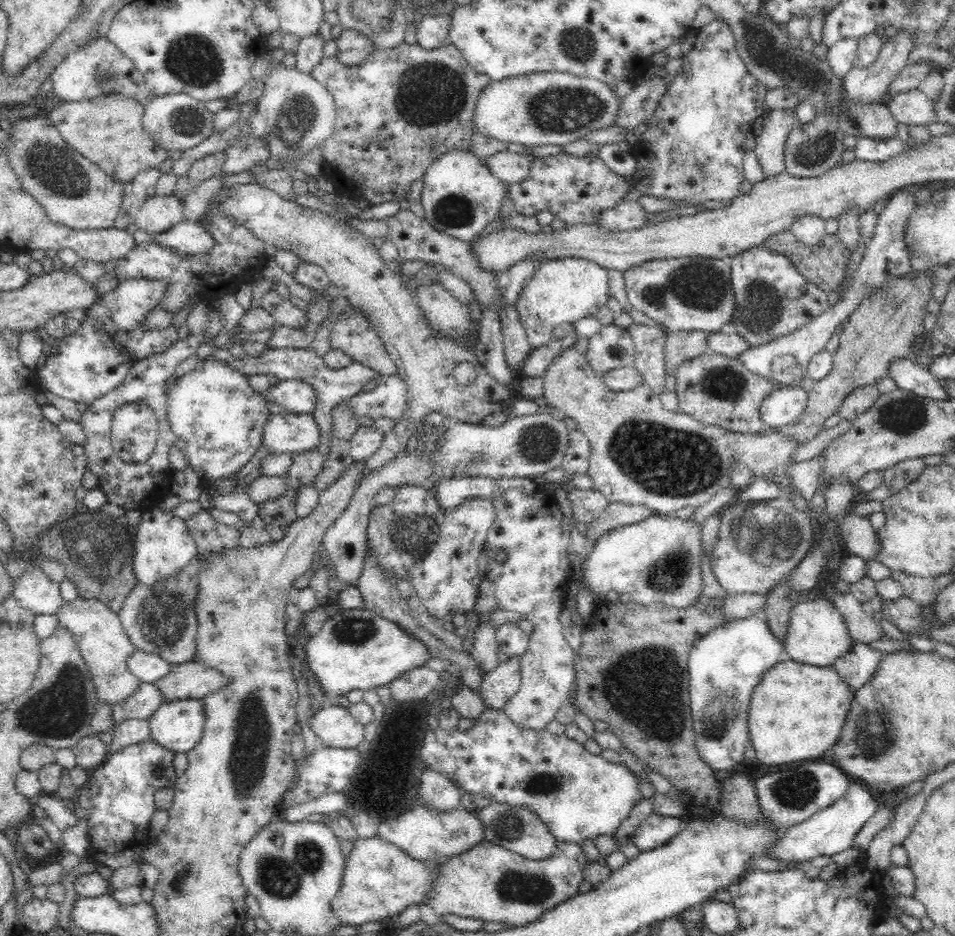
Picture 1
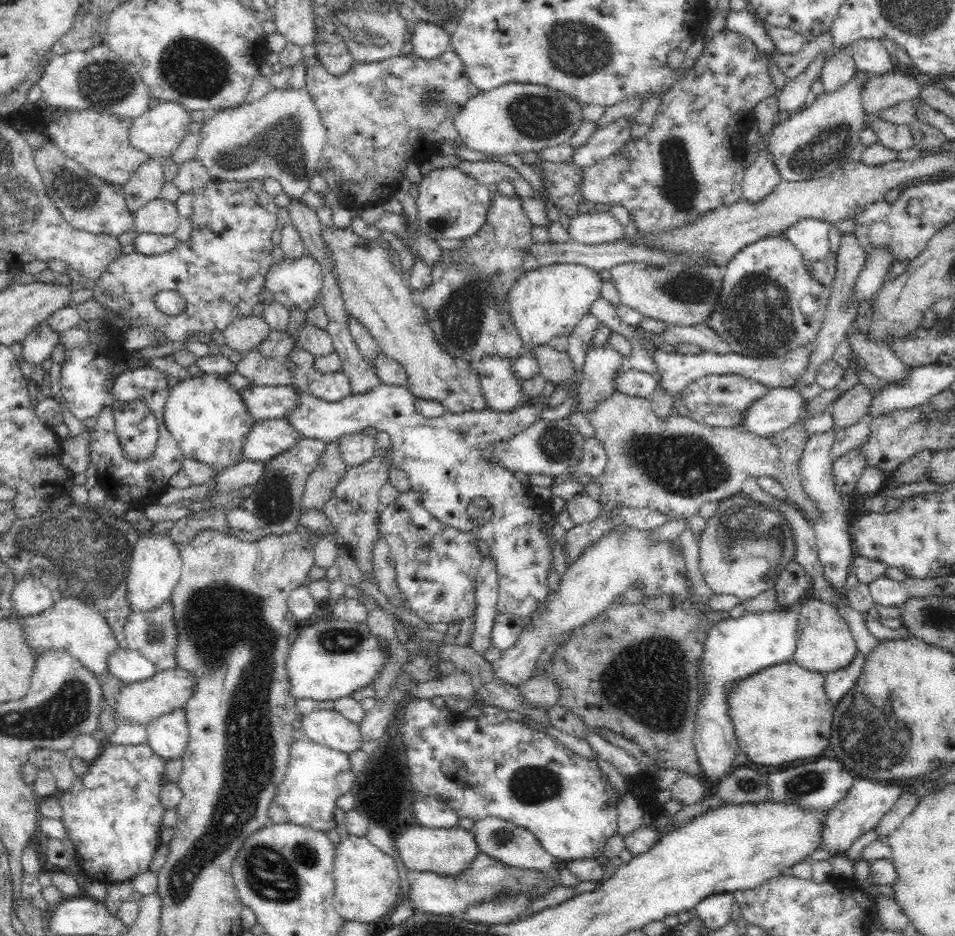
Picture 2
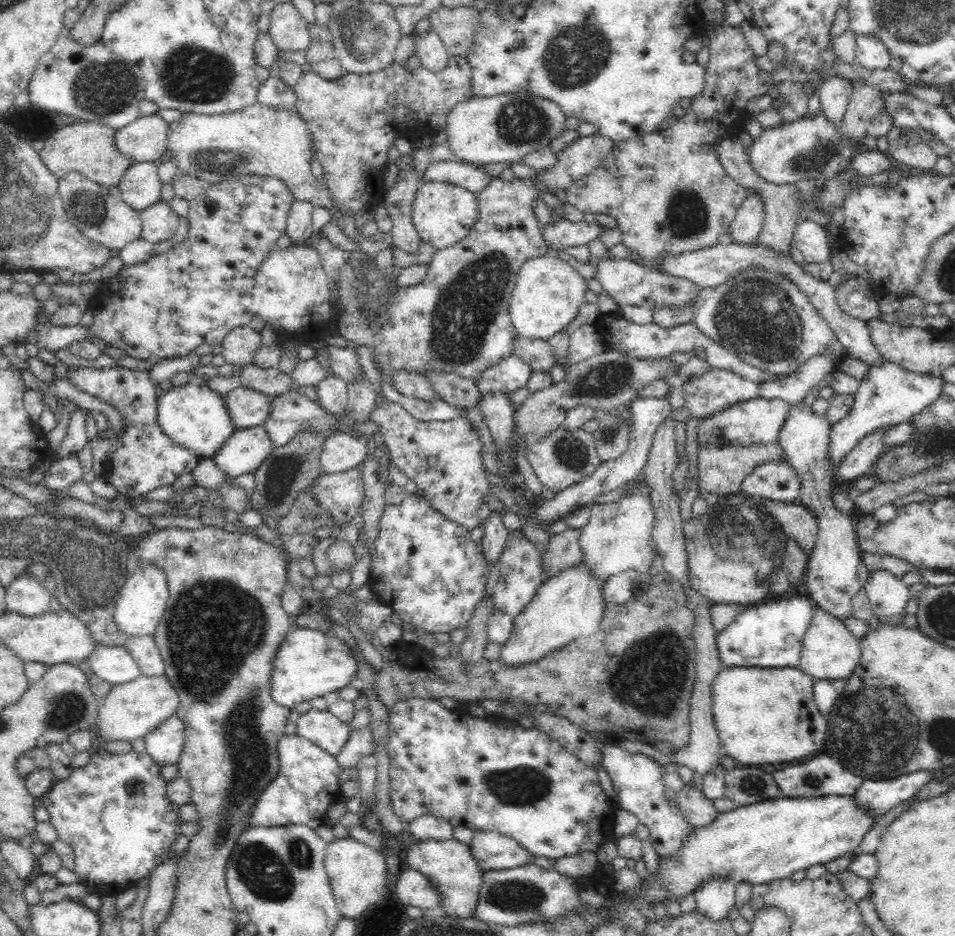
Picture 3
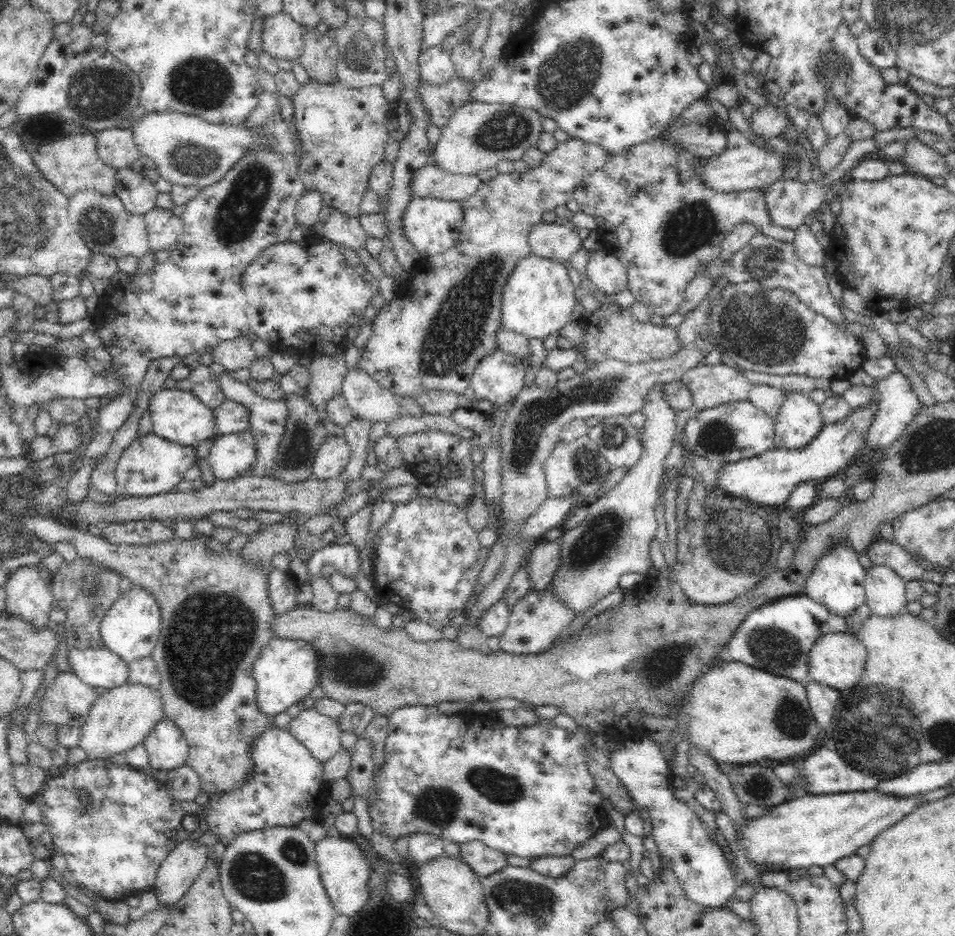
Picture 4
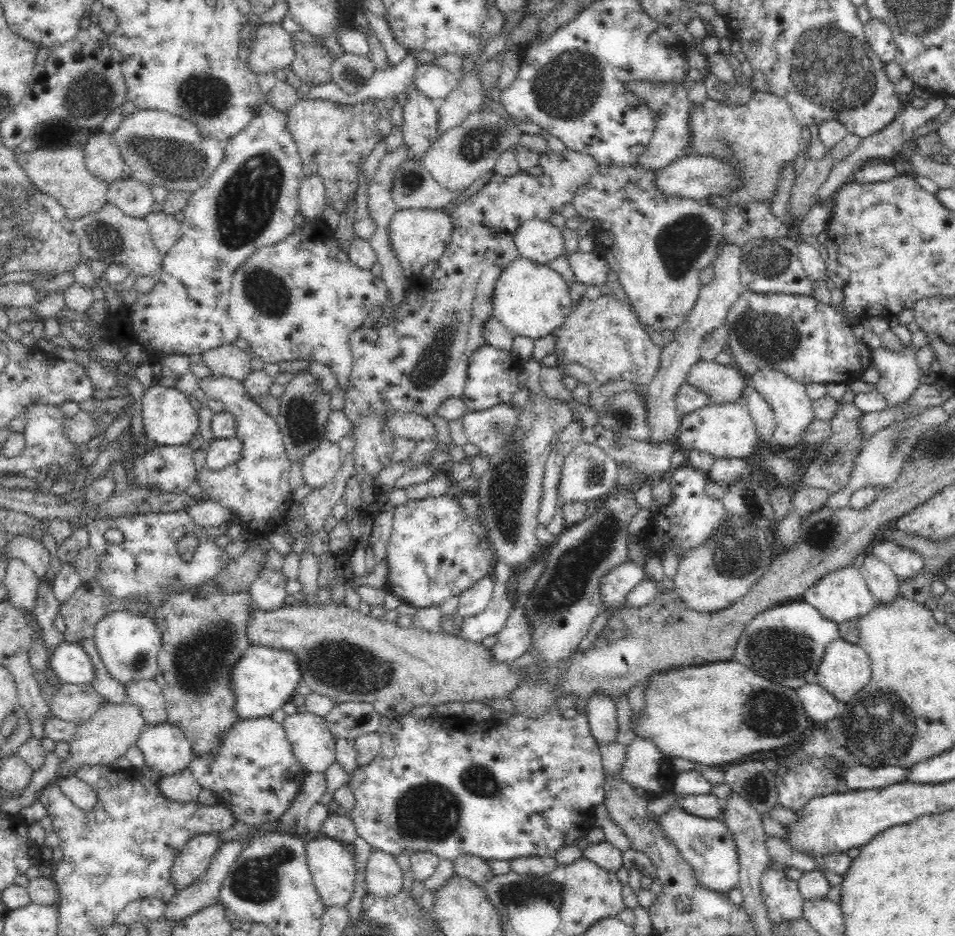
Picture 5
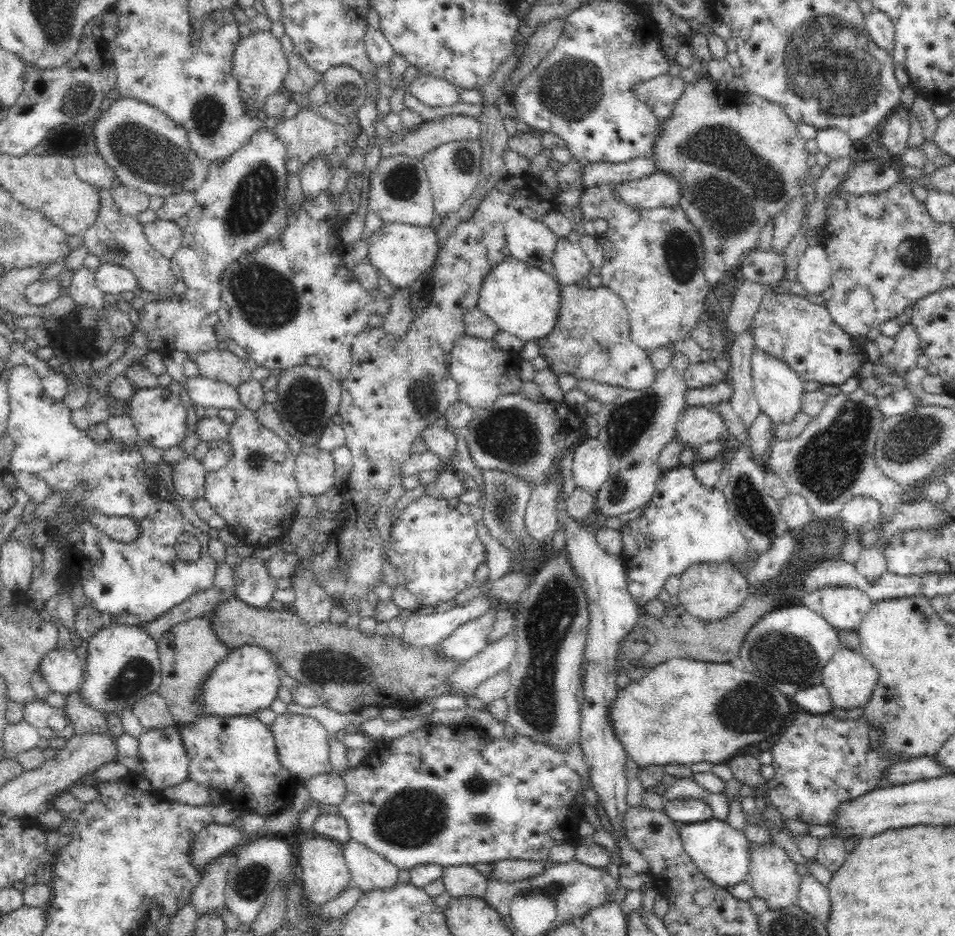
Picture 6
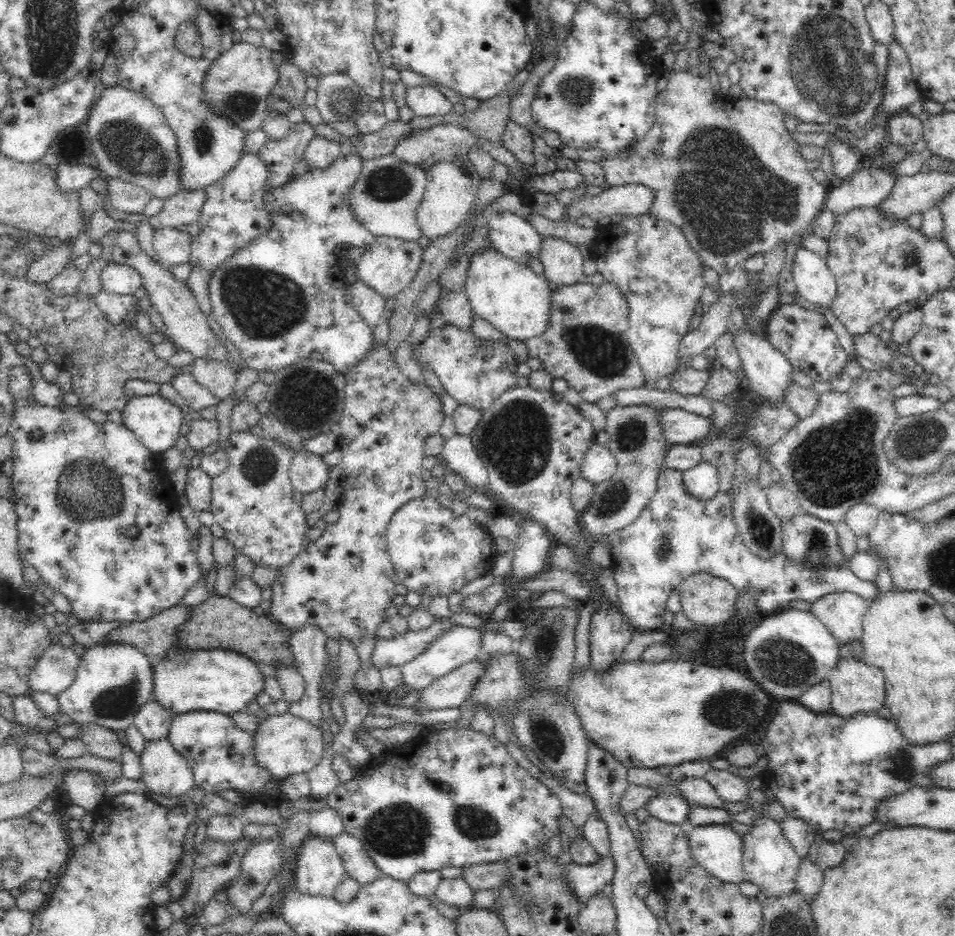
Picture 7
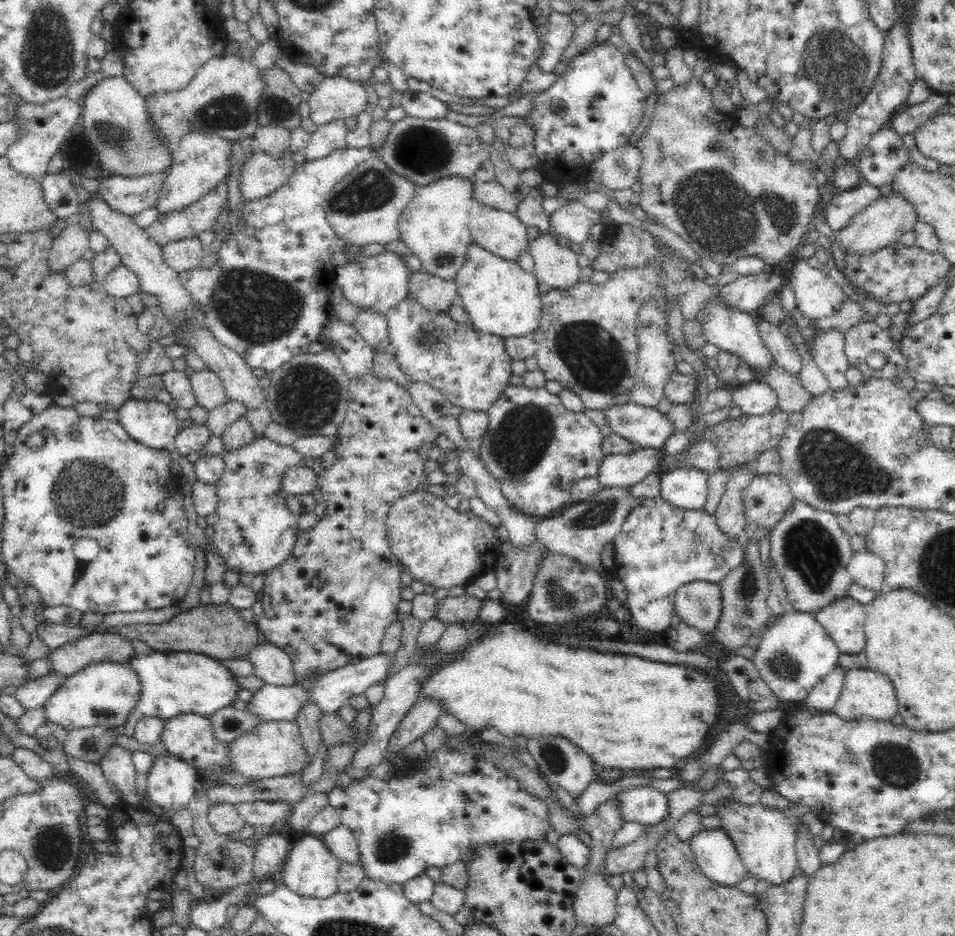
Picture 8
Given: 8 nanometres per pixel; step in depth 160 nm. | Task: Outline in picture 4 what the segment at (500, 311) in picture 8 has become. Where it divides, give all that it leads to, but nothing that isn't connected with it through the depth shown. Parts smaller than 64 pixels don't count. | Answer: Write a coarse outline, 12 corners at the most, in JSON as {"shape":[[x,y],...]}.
{"shape":[[532,253],[502,292],[504,328],[543,340],[567,326],[576,287]]}

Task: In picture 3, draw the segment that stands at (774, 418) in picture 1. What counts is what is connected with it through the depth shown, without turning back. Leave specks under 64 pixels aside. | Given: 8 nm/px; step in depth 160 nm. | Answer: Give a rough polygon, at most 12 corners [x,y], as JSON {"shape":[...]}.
{"shape":[[756,397],[696,418],[698,448],[777,442],[791,405]]}

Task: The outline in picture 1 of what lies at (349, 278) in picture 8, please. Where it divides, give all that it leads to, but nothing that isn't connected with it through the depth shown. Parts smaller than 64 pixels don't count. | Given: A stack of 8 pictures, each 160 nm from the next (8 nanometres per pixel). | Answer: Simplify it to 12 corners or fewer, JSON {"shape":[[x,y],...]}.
{"shape":[[452,149],[421,180],[434,230],[469,243],[498,218],[508,188]]}

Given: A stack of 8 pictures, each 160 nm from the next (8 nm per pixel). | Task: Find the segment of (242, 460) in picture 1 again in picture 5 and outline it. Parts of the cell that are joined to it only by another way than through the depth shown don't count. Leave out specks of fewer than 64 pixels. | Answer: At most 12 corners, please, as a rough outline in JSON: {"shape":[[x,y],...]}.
{"shape":[[153,384],[141,402],[156,446],[187,445],[198,413],[176,387]]}

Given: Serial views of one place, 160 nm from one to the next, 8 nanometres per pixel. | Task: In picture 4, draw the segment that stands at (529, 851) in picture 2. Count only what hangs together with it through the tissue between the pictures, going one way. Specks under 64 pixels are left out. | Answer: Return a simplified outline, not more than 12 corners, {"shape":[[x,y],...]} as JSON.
{"shape":[[482,842],[460,846],[459,859],[479,877],[502,870],[507,856]]}

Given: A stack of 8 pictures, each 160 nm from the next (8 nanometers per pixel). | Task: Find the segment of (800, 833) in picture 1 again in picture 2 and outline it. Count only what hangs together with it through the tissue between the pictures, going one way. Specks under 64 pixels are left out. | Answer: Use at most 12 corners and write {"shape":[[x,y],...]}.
{"shape":[[855,780],[828,814],[822,849],[849,850],[900,800],[904,784]]}

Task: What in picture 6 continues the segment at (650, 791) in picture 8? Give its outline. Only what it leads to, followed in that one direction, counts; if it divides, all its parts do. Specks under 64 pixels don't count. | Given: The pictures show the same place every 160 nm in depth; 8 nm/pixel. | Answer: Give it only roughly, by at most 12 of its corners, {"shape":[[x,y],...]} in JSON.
{"shape":[[663,800],[676,824],[713,818],[704,800]]}

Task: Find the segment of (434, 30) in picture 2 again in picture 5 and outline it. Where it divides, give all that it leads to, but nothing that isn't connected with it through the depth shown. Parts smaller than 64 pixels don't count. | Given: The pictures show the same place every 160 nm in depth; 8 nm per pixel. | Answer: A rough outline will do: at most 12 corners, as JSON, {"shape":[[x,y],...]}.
{"shape":[[432,63],[416,67],[414,87],[431,101],[445,100],[457,74]]}

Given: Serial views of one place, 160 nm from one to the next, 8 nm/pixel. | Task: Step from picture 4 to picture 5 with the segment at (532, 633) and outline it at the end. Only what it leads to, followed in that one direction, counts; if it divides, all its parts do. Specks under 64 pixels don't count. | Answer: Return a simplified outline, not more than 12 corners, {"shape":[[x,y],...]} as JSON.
{"shape":[[521,602],[511,608],[490,661],[511,663],[532,637]]}

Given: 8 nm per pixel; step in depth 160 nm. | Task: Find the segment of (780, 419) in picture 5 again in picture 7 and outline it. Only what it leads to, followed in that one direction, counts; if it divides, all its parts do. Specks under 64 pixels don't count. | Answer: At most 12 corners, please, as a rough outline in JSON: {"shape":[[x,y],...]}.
{"shape":[[747,328],[733,334],[749,388],[783,402],[792,364]]}

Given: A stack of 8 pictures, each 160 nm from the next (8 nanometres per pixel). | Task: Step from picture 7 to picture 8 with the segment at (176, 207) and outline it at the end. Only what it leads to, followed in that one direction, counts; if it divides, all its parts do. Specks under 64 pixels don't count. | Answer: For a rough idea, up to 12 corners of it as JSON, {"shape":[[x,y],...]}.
{"shape":[[229,175],[145,231],[163,247],[212,230],[228,206]]}

